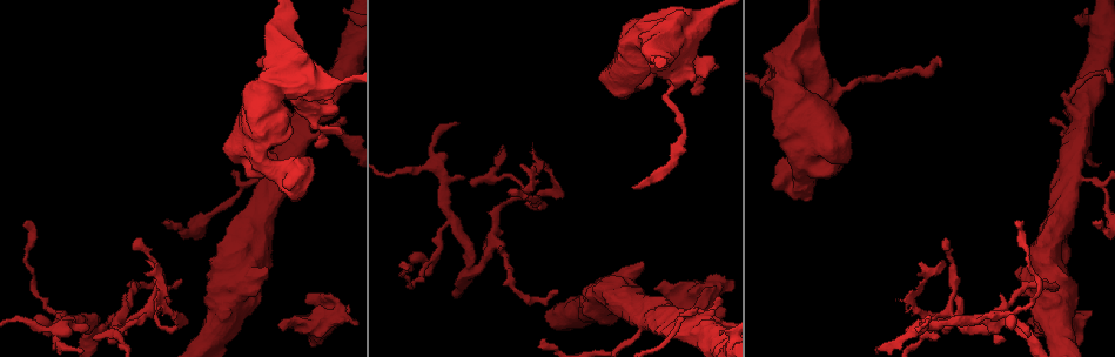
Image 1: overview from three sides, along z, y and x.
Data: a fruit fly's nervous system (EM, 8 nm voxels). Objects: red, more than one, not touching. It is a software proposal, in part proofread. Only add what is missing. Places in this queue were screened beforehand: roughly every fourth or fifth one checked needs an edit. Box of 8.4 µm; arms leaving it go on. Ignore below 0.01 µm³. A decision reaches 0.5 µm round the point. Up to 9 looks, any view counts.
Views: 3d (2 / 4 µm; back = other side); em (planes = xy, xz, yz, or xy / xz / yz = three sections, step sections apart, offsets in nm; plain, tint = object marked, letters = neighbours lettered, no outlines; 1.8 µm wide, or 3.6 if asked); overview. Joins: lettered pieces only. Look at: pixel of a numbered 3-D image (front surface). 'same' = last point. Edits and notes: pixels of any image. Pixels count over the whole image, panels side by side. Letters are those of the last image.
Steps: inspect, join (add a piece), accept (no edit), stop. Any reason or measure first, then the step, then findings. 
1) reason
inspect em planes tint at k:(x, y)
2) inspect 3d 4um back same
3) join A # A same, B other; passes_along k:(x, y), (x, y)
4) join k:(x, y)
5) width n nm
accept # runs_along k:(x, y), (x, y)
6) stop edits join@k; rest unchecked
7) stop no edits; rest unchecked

abrupt turn
inspect 3d 2um at 1:(472, 263)

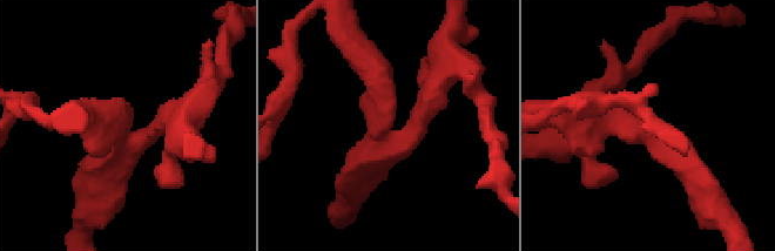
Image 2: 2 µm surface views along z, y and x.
arms 3; arm_widths 220, 220, 240 nm; shape alone is not enough
inspect em 3.6um planes letters at 2:(122, 136)

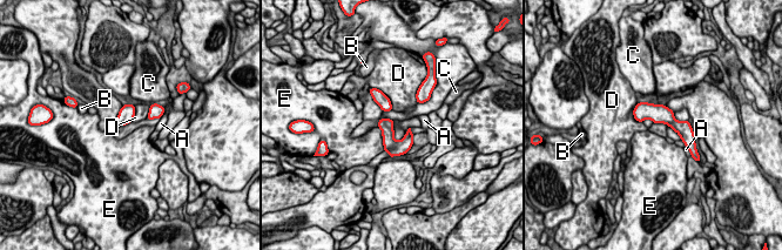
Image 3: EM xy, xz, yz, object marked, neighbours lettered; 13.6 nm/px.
longest_contact D 440 nm
accept # A other, B other, C other, D other, E other; none of them fits

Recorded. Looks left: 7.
end of a long branch
inspect em 3.6um planes letters at 1:(23, 226)

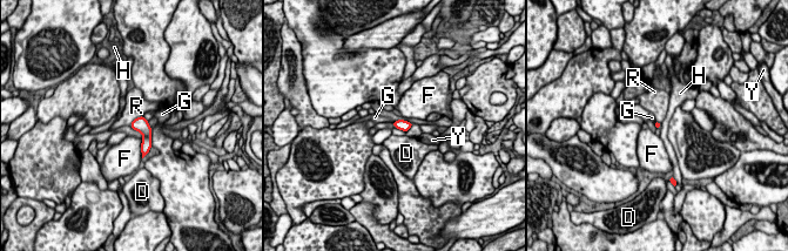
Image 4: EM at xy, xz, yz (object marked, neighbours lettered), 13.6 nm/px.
accept # D other, F other, G other, H other, R other, Y other; border 4:(142, 115), (137, 116), (129, 124); none of them fits

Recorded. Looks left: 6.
thick end
inspect 3d 2um at 1:(628, 72)

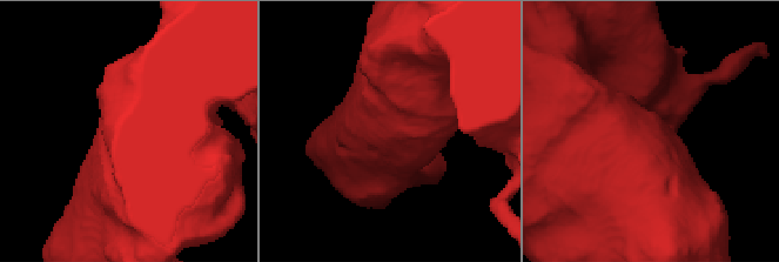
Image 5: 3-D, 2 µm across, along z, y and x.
now the EM
inspect em planes letters at 5:(387, 129)

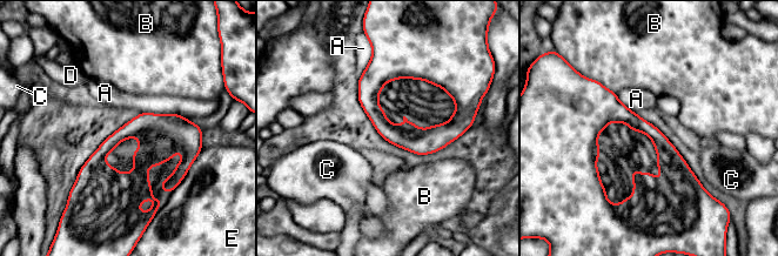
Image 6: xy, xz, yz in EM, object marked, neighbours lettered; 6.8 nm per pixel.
accept # A other, B other, C other, D other, E other; runs_along 6:(581, 126), (628, 116), (697, 184); no lettered piece goes on from it

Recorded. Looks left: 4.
stop no edits; rest unchecked

